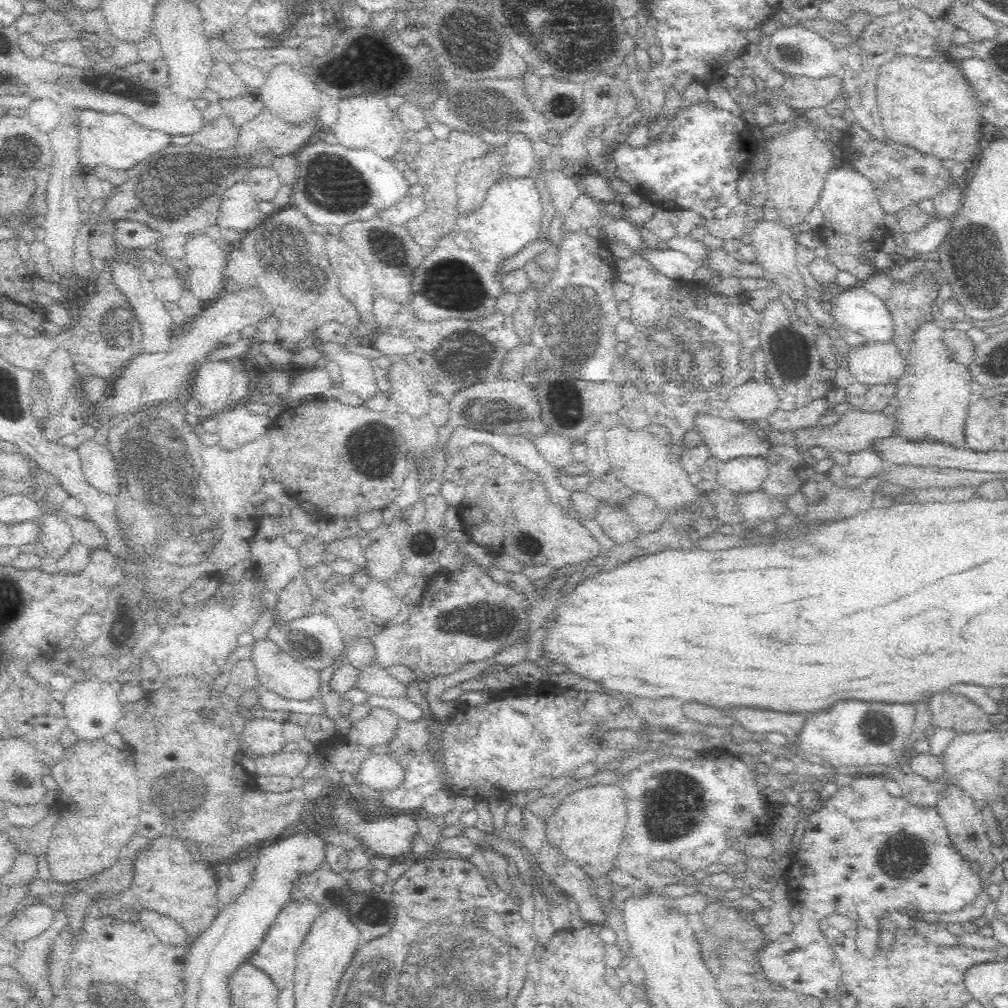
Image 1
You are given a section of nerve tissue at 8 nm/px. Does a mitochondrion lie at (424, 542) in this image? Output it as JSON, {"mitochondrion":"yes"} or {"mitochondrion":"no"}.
{"mitochondrion":"yes"}

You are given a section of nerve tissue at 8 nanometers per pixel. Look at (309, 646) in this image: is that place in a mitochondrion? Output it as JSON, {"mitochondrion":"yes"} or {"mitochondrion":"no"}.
{"mitochondrion":"yes"}

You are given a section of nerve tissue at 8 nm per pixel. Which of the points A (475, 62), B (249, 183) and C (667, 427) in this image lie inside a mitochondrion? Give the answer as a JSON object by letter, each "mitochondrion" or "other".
{"A":"mitochondrion","B":"other","C":"other"}

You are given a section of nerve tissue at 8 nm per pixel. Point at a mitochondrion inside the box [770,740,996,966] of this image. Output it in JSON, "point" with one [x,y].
{"point":[898,857]}

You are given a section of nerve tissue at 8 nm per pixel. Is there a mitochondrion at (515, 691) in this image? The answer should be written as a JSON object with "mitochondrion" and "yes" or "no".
{"mitochondrion":"no"}

